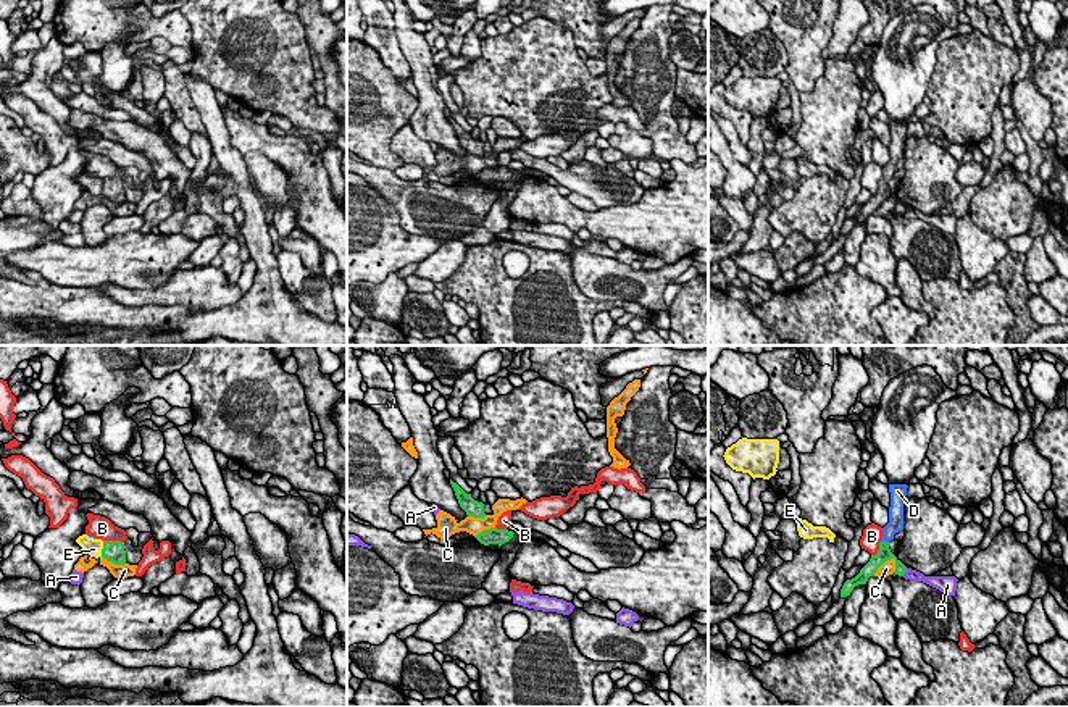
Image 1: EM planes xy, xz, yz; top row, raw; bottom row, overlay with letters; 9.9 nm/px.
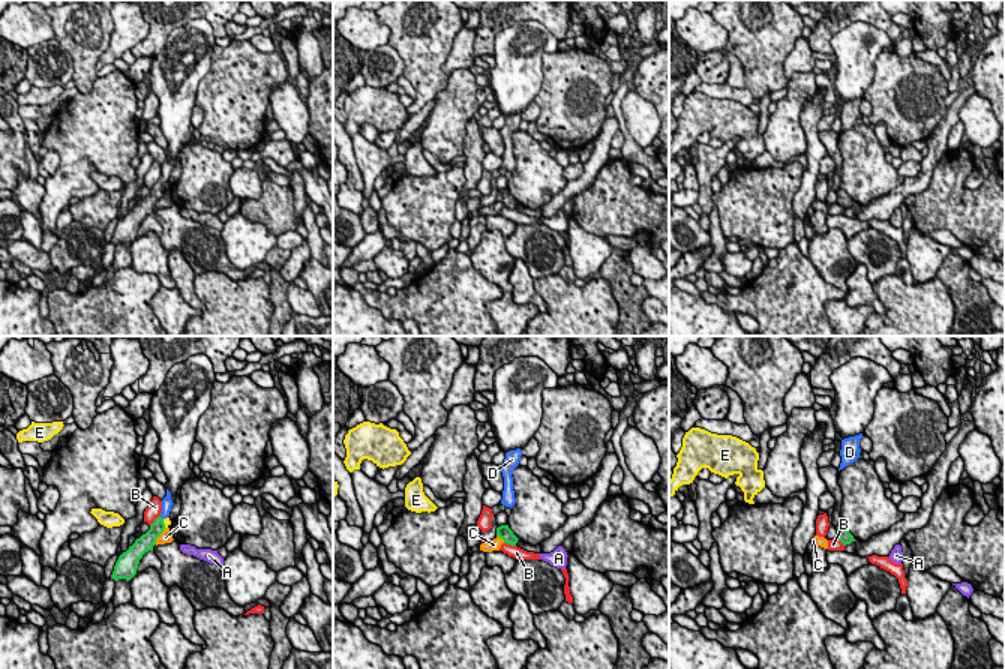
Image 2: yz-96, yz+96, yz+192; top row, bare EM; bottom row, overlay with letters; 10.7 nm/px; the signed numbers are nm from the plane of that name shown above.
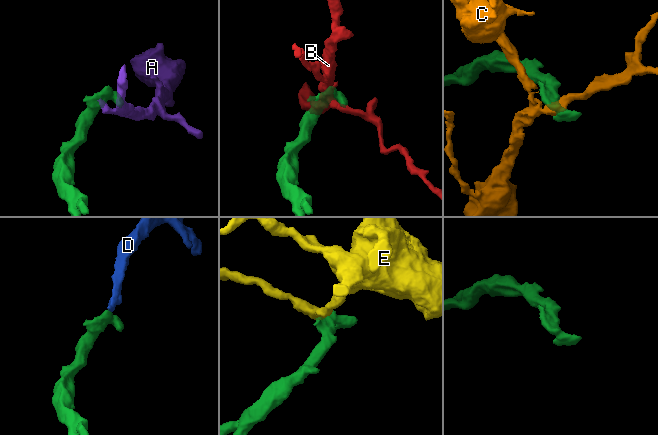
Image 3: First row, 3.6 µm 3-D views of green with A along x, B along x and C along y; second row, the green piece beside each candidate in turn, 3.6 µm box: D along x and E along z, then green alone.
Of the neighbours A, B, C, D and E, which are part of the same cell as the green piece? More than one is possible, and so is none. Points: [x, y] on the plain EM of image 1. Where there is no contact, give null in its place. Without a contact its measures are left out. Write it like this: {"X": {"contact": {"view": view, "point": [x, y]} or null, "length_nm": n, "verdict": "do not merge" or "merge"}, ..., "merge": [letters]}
{"A": {"contact": {"view": "yz", "point": [905, 209]}, "length_nm": 100, "verdict": "do not merge"}, "B": {"contact": {"view": "xy", "point": [113, 179]}, "length_nm": 220, "verdict": "do not merge"}, "C": {"contact": {"view": "yz", "point": [883, 200]}, "length_nm": 300, "verdict": "do not merge"}, "D": {"contact": {"view": "yz", "point": [884, 179]}, "length_nm": 70, "verdict": "merge"}, "E": {"contact": {"view": "xy", "point": [102, 188]}, "length_nm": 160, "verdict": "do not merge"}, "merge": ["D"]}

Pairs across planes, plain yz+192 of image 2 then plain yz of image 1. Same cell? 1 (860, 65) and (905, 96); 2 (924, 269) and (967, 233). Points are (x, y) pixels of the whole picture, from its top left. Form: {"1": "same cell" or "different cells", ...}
{"1": "same cell", "2": "same cell"}

